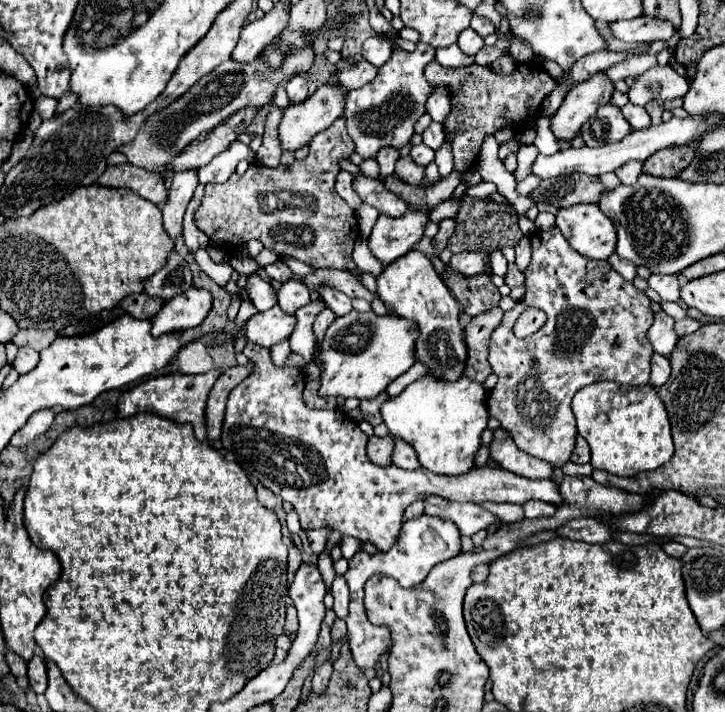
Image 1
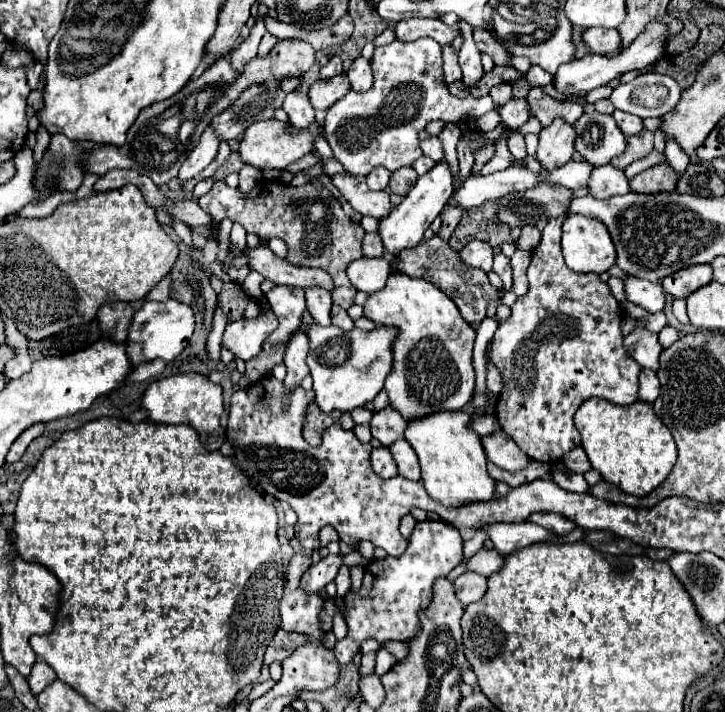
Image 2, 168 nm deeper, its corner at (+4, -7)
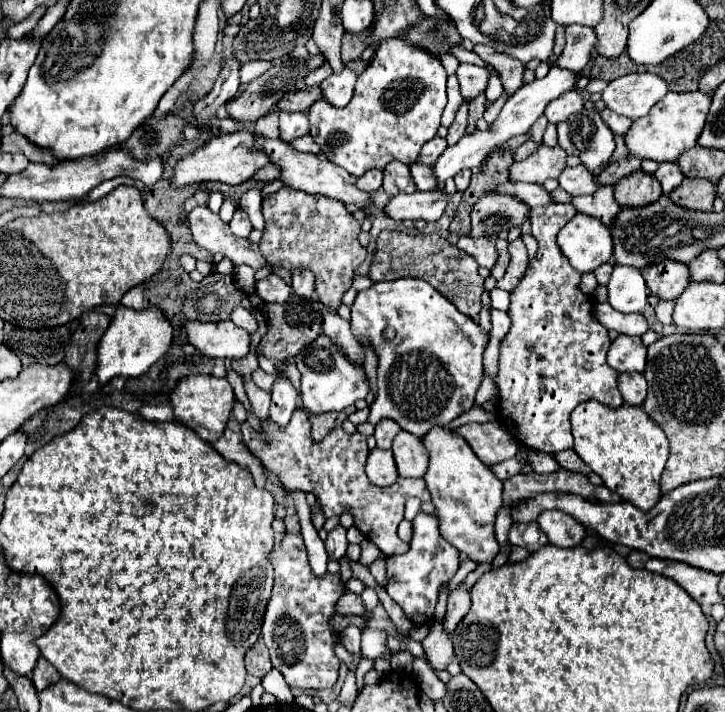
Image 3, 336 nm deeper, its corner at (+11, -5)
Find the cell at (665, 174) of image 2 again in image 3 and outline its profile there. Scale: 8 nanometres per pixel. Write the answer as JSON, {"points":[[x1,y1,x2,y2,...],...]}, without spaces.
{"points":[[643,170,625,176,615,184,615,200,619,206,645,206,661,196,661,184,657,184,655,174]]}

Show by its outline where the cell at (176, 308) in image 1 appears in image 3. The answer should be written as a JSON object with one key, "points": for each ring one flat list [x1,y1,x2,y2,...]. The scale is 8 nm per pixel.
{"points":[[123,304,117,306,117,312,111,320,111,326,103,334,99,342,99,352,97,352,97,378,101,384,109,382,115,376,141,376,145,374,159,358,167,354,173,342,173,326,167,318,167,314,157,308,145,308,145,310,133,310]]}

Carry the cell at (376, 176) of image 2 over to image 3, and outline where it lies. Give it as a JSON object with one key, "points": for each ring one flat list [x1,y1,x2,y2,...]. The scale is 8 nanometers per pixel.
{"points":[[369,170,363,176,357,178,357,188,365,192,375,192,383,182,383,172,381,170]]}

